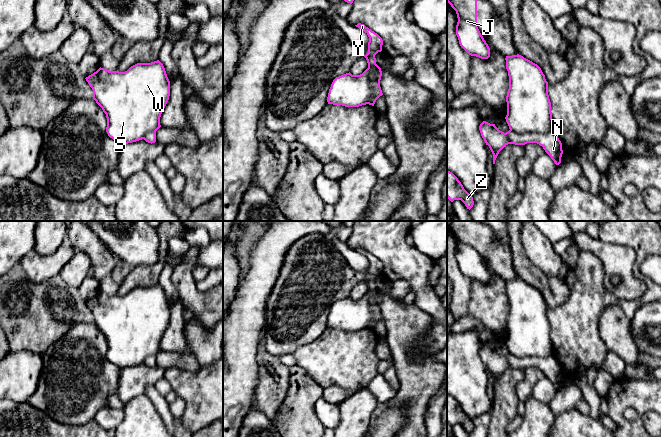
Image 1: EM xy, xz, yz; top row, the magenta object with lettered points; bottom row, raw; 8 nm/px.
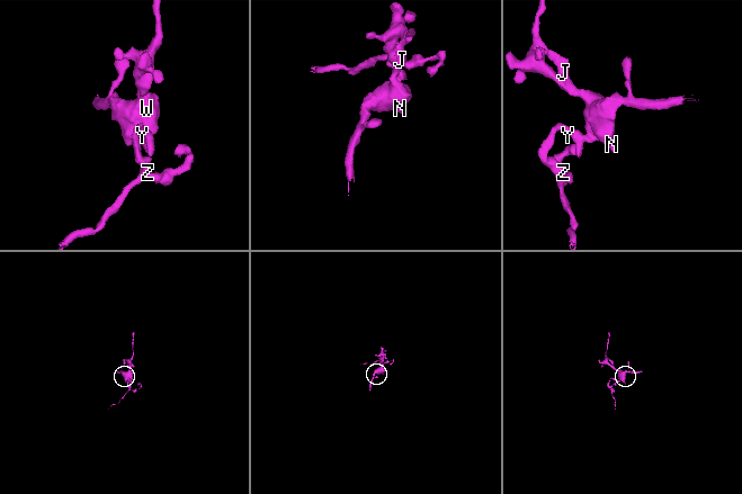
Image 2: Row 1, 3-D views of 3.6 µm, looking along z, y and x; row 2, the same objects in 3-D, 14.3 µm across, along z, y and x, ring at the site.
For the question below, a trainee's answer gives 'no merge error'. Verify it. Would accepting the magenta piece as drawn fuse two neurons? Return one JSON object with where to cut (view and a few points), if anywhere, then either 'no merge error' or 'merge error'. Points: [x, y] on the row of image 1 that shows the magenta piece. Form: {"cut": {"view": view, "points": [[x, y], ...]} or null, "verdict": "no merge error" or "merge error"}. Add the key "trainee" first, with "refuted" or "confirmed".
{"trainee": "refuted", "cut": {"view": "yz", "points": [[510, 129], [517, 133], [548, 133], [552, 131]]}, "verdict": "merge error"}

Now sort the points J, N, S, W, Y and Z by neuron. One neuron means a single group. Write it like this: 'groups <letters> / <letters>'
groups J S W / N Y Z

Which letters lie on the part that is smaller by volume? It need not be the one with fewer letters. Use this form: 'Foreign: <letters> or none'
Foreign: N, Y, Z

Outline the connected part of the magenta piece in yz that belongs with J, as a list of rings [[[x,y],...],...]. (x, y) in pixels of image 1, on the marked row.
[[[447,0],[456,11],[456,35],[460,46],[471,56],[490,57],[490,48],[477,27],[477,0]]]

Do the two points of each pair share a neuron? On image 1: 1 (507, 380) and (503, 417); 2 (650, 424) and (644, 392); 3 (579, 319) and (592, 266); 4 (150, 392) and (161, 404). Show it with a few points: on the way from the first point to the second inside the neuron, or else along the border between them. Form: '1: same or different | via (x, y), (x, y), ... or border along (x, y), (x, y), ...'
1: same | via (505, 389), (504, 408)
2: different | border along (650, 411), (644, 415), (643, 426)
3: same | via (584, 306), (587, 300), (587, 279)
4: same | via (153, 395), (159, 401)

